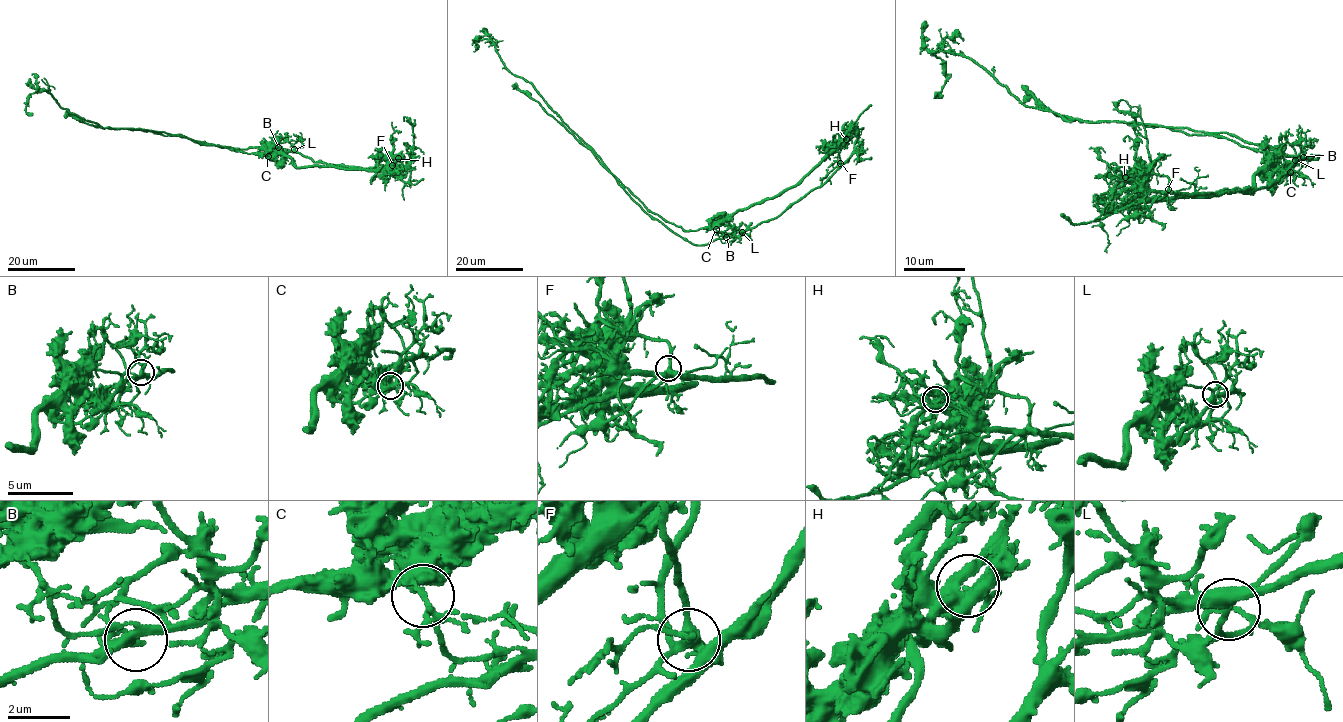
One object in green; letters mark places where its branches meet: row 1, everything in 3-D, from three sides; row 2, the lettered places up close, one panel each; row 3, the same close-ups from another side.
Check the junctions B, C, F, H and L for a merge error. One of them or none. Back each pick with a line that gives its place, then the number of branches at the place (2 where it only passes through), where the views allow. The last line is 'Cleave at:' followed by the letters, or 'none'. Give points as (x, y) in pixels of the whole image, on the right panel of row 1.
C: at (1290, 172); 4 branches meet
Cleave at: C

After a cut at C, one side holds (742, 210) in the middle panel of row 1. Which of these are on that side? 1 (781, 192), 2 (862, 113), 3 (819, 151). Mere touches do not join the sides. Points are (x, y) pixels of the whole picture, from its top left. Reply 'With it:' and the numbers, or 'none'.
With it: 1, 2, 3

